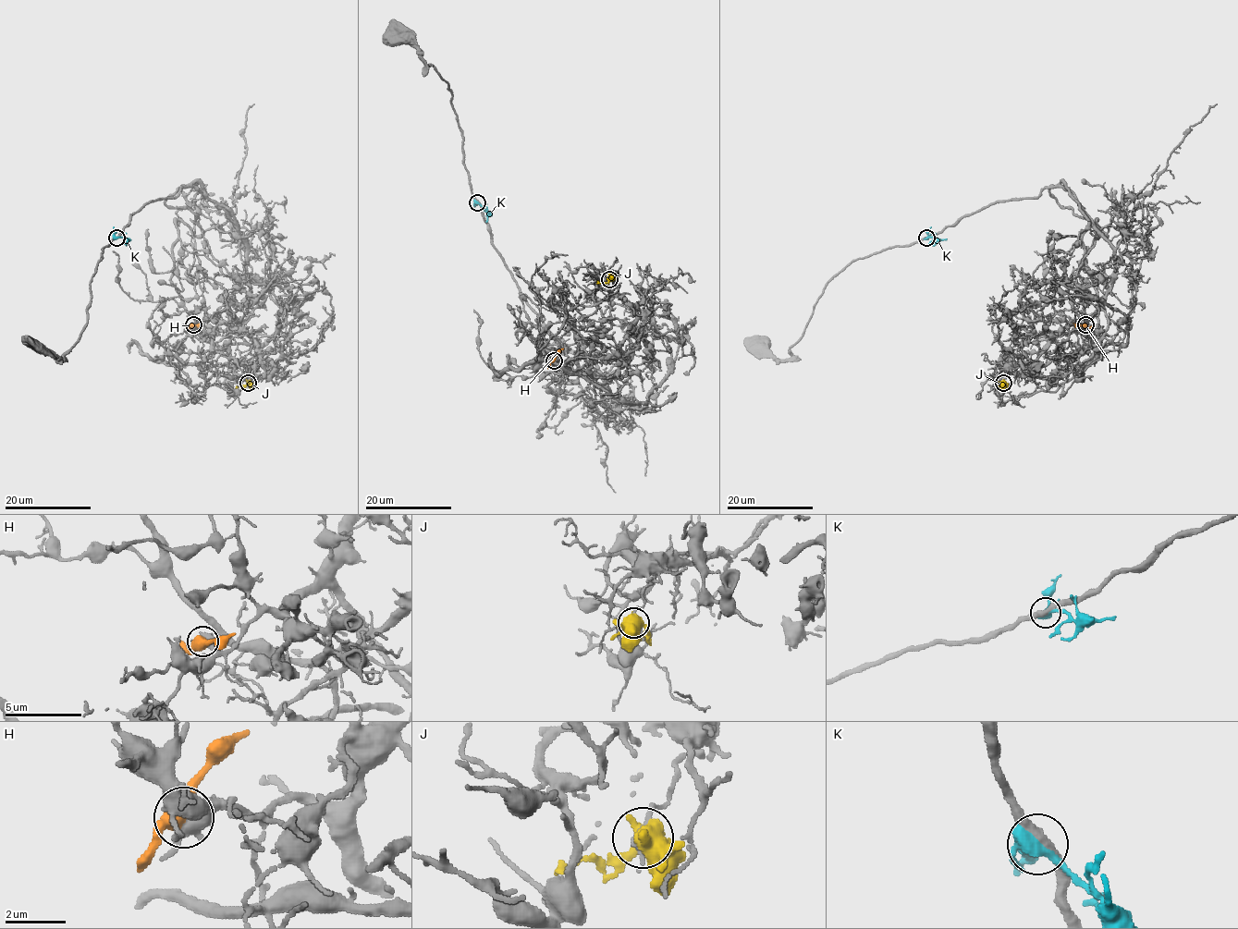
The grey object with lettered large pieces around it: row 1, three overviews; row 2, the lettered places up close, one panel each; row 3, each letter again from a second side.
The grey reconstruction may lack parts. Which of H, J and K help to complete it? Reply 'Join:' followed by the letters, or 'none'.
Join: none

